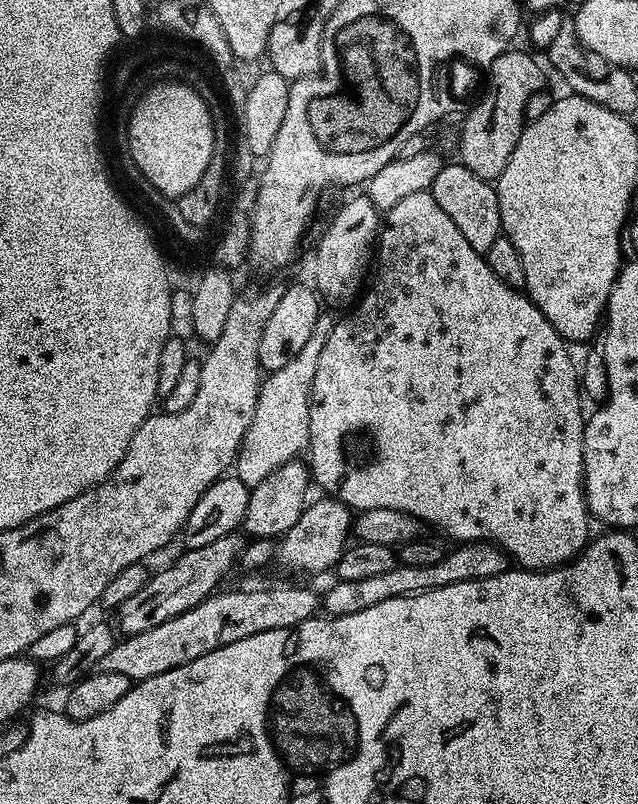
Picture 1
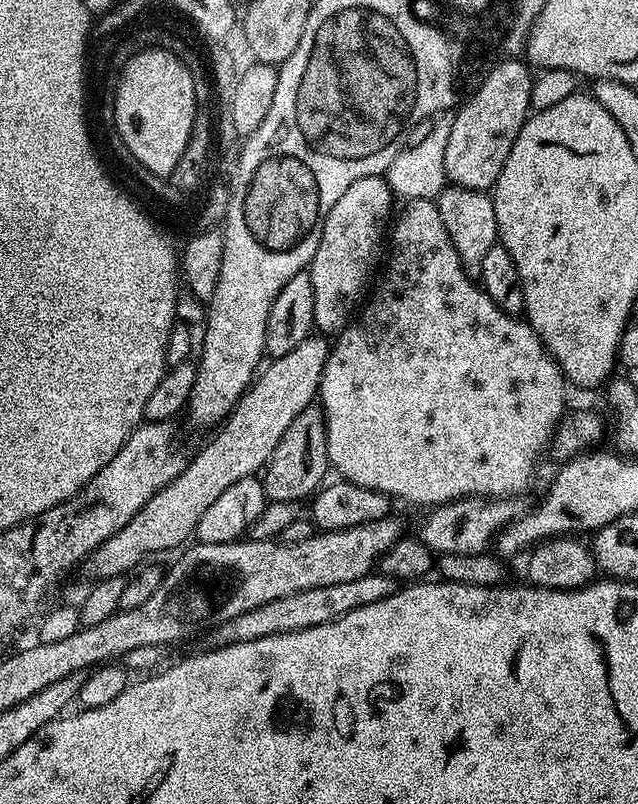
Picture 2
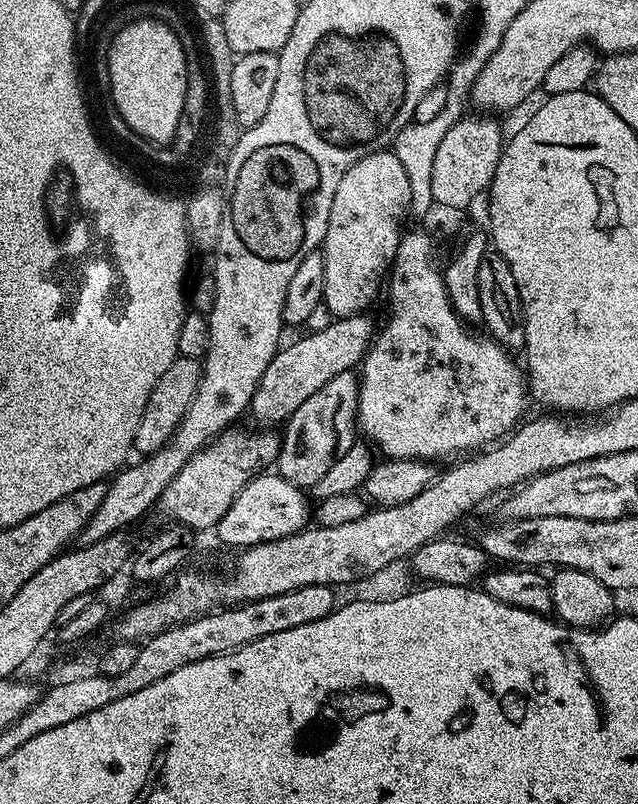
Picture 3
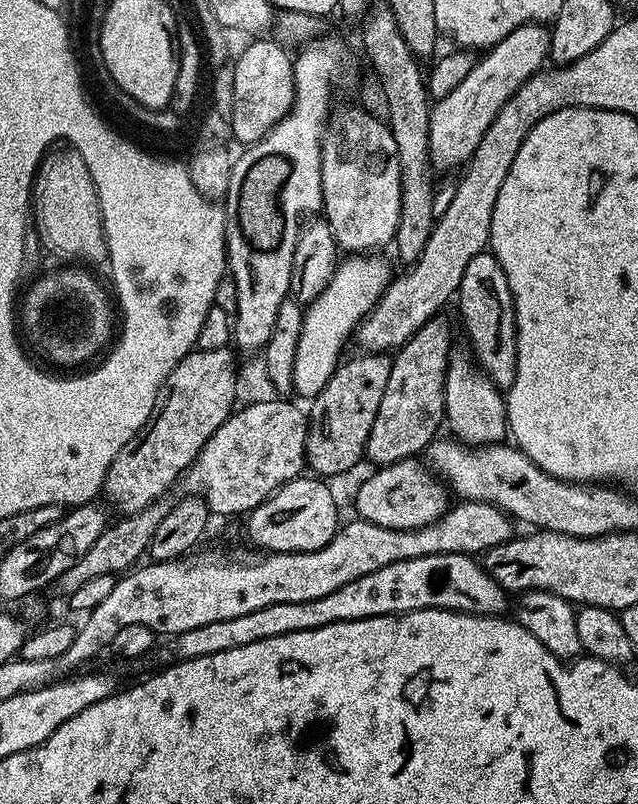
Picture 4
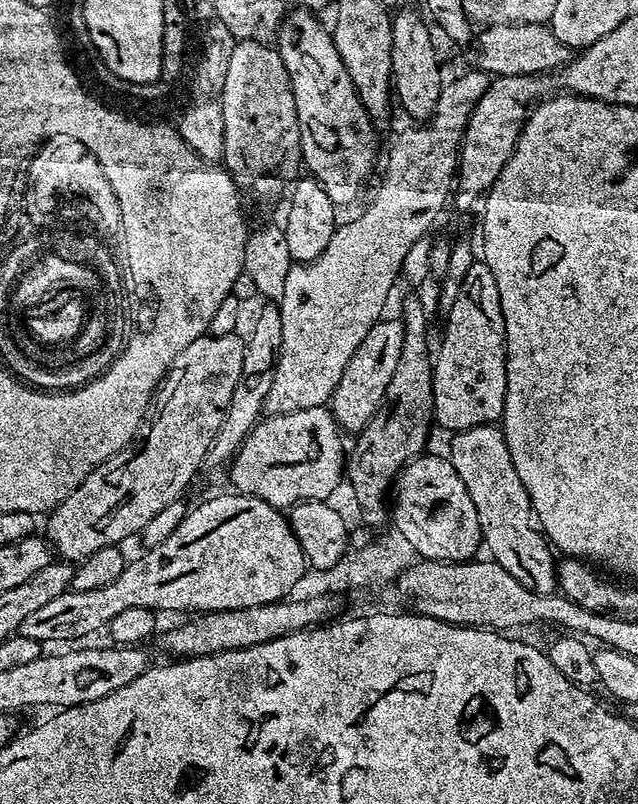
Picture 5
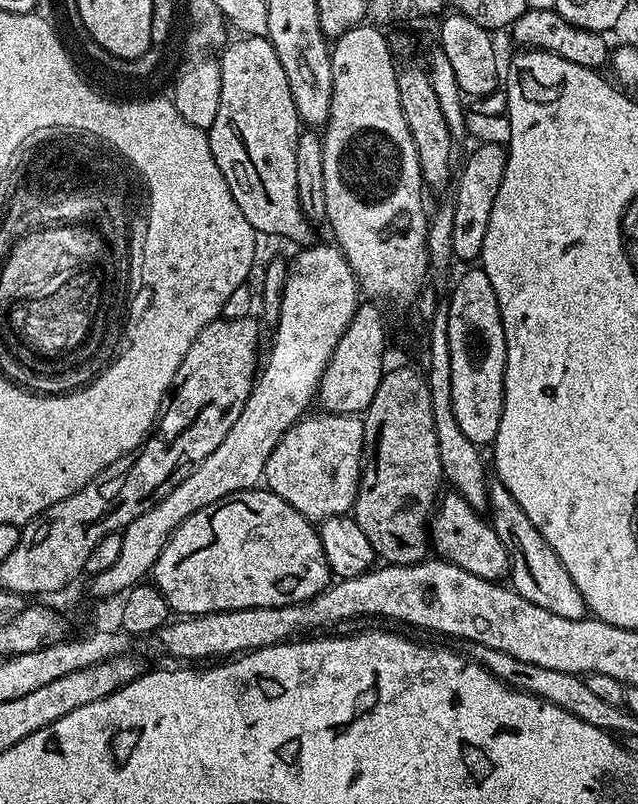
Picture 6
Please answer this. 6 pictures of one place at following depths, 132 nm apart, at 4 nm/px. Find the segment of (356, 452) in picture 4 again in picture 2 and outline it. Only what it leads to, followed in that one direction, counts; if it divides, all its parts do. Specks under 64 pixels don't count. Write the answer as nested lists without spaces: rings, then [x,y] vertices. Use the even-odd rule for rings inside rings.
[[[309,406],[290,422],[290,430],[282,434],[278,446],[274,450],[262,472],[264,495],[269,501],[290,502],[307,501],[325,483],[324,475],[330,472],[328,462],[328,431],[324,425],[324,409]]]

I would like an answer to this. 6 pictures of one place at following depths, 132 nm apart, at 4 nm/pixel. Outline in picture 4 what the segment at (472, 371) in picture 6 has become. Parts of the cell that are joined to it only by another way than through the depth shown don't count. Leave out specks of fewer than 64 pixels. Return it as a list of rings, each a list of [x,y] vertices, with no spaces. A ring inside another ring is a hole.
[[[485,250],[470,258],[470,266],[466,266],[466,274],[462,274],[459,300],[471,355],[501,390],[508,389],[516,373],[516,307],[512,305],[512,291],[506,282],[506,274],[491,251]]]

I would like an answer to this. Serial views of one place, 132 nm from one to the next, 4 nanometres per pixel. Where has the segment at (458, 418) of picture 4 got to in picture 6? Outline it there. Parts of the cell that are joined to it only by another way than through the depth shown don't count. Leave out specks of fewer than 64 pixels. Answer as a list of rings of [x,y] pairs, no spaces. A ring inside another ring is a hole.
[[[499,482],[493,483],[488,489],[486,508],[488,512],[492,511],[492,516],[490,515],[492,529],[498,534],[498,538],[502,538],[502,546],[506,546],[508,551],[511,587],[515,588],[518,594],[522,594],[522,598],[526,598],[526,602],[534,602],[534,606],[542,606],[542,610],[550,610],[550,614],[558,614],[558,618],[585,619],[589,615],[589,611],[584,601],[584,594],[578,590],[578,586],[574,586],[574,578],[570,578],[566,566],[562,566],[562,562],[558,558],[558,554],[554,554],[550,542],[546,542],[546,538],[542,538],[538,526],[534,526],[534,522],[530,522],[530,518],[526,518],[526,510],[522,510],[522,506],[518,506],[518,502],[514,502],[510,490],[506,490],[504,485]]]

